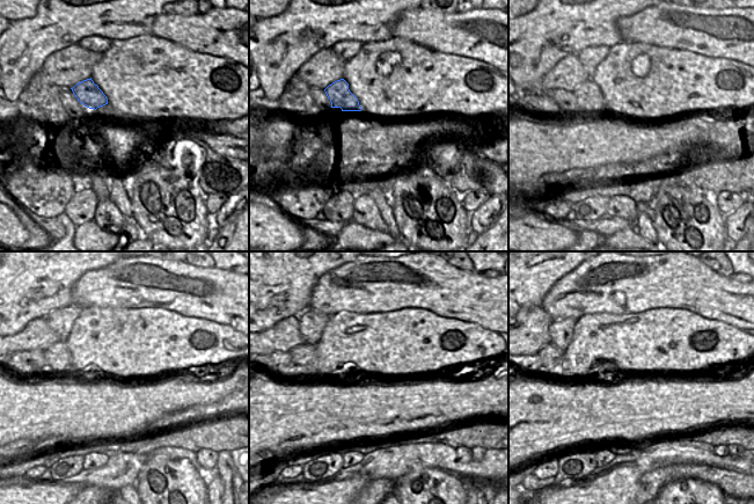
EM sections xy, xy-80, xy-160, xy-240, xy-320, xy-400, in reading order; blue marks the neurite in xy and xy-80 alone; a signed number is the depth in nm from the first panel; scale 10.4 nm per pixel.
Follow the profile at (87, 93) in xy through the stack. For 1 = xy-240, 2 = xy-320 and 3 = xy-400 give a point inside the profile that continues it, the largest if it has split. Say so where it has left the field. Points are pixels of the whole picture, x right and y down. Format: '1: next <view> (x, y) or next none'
1: next xy-240 (59, 359)
2: next xy-320 (305, 356)
3: next xy-400 (549, 355)

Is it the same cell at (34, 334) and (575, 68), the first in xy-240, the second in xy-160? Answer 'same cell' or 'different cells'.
same cell

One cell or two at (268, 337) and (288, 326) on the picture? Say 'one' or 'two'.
one

